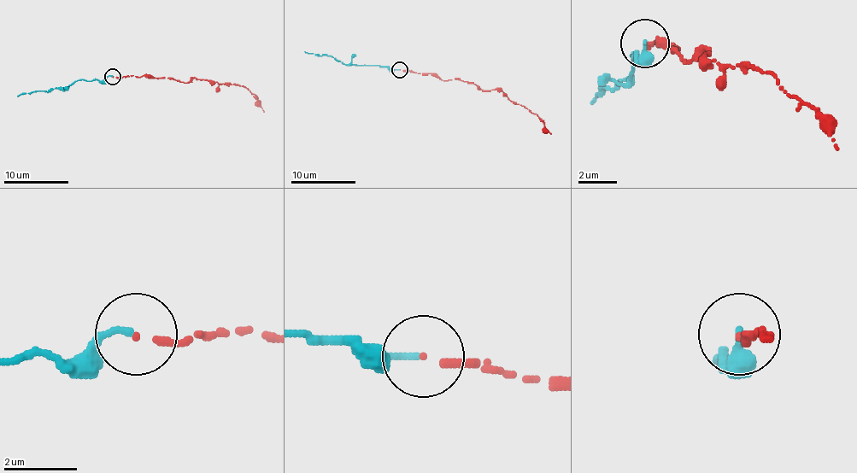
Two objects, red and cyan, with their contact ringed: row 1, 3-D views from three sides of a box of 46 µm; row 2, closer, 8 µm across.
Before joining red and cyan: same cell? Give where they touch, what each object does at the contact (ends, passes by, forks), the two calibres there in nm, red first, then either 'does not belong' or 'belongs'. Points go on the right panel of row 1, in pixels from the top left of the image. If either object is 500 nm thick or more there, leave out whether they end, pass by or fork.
at (645, 43); red ends there; cyan ends there; 180 nm thick on the red side, 160 nm on the other; belongs

